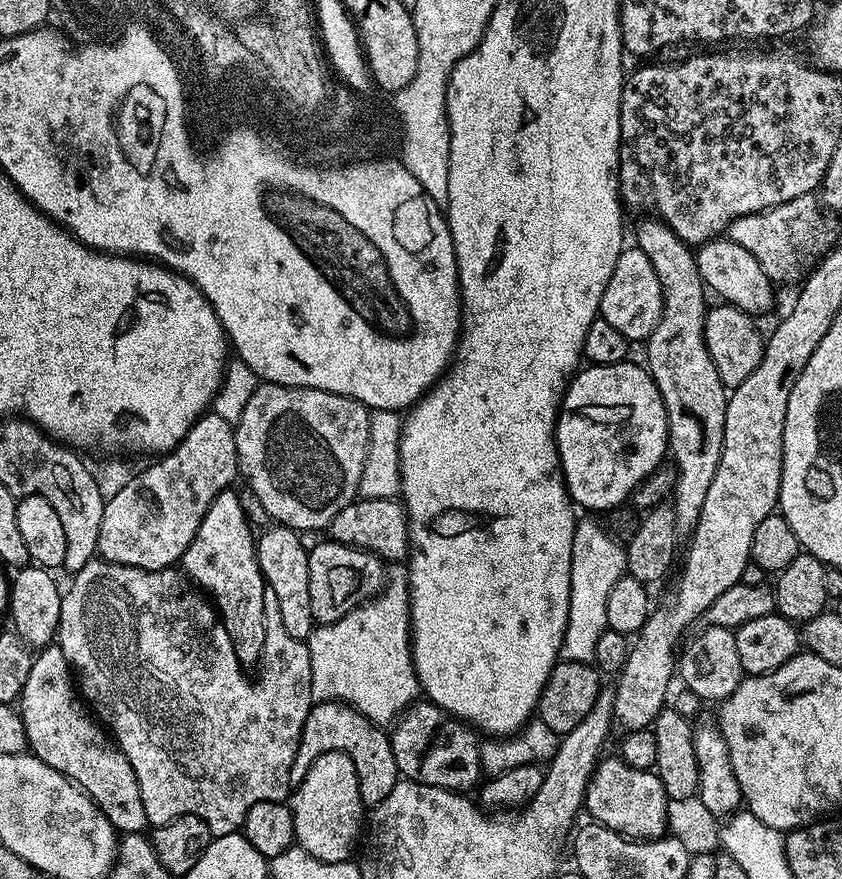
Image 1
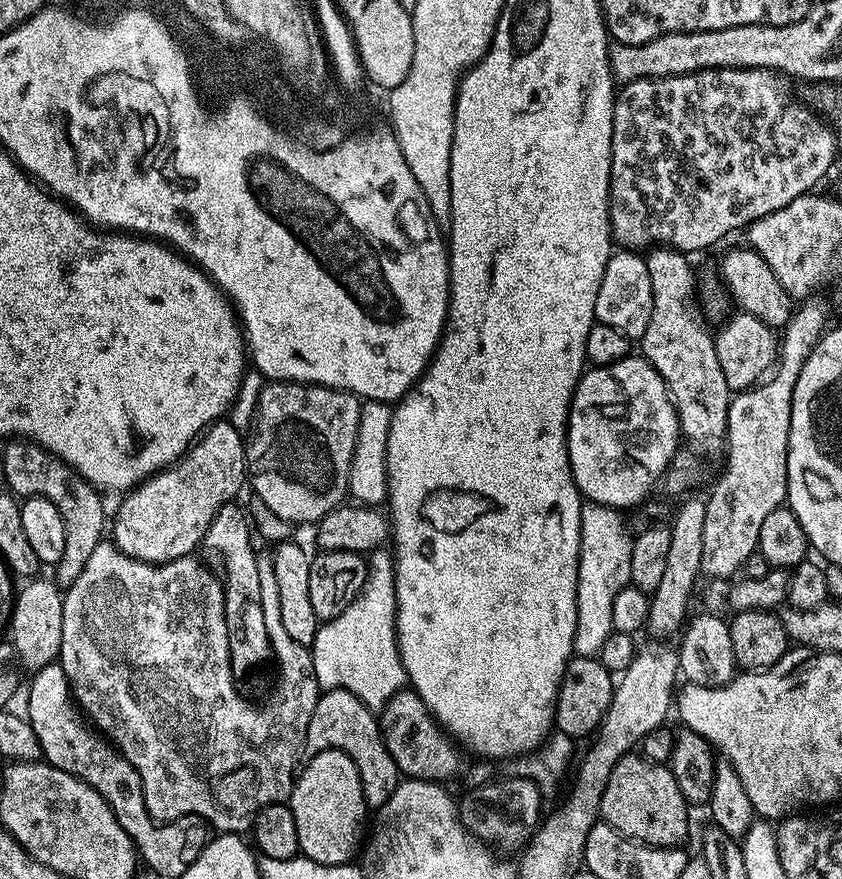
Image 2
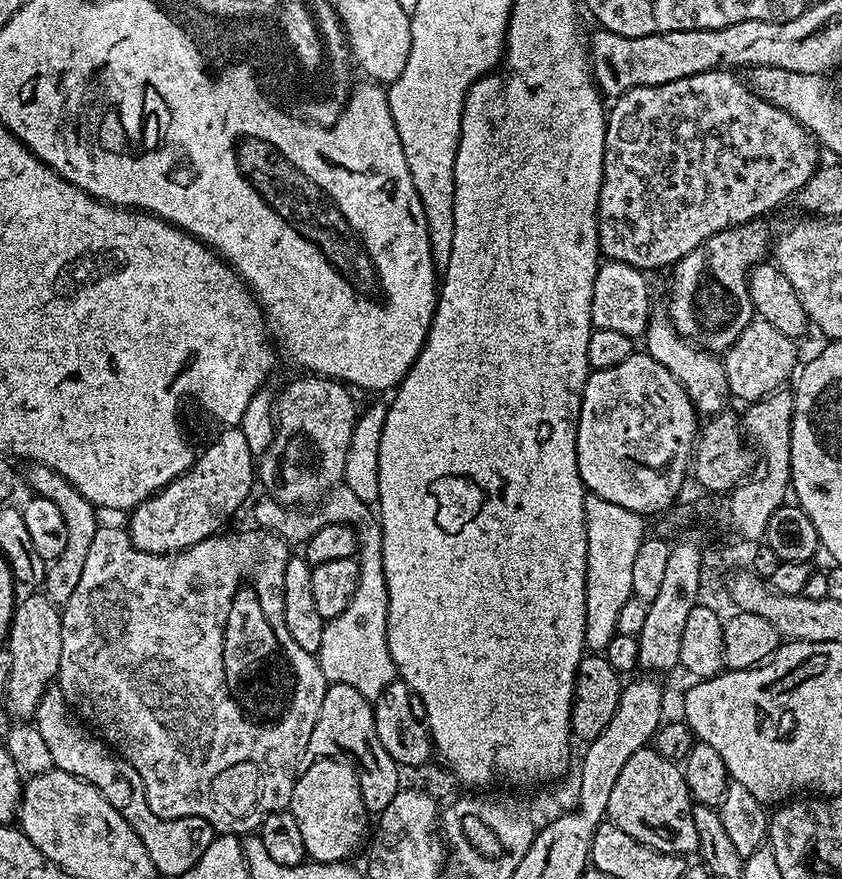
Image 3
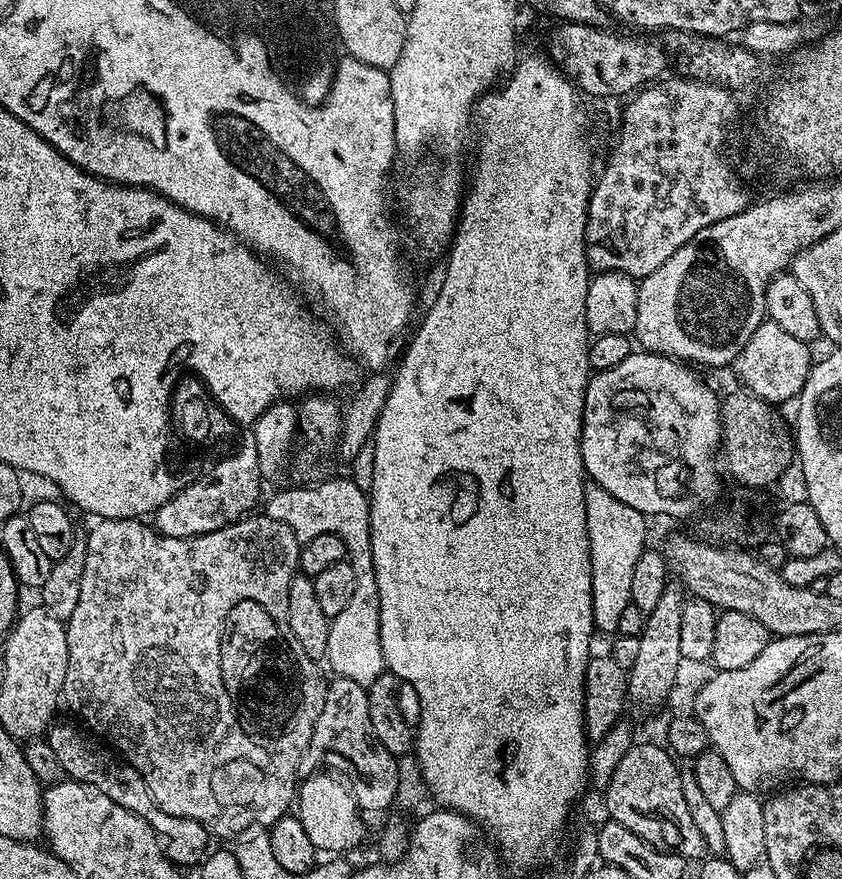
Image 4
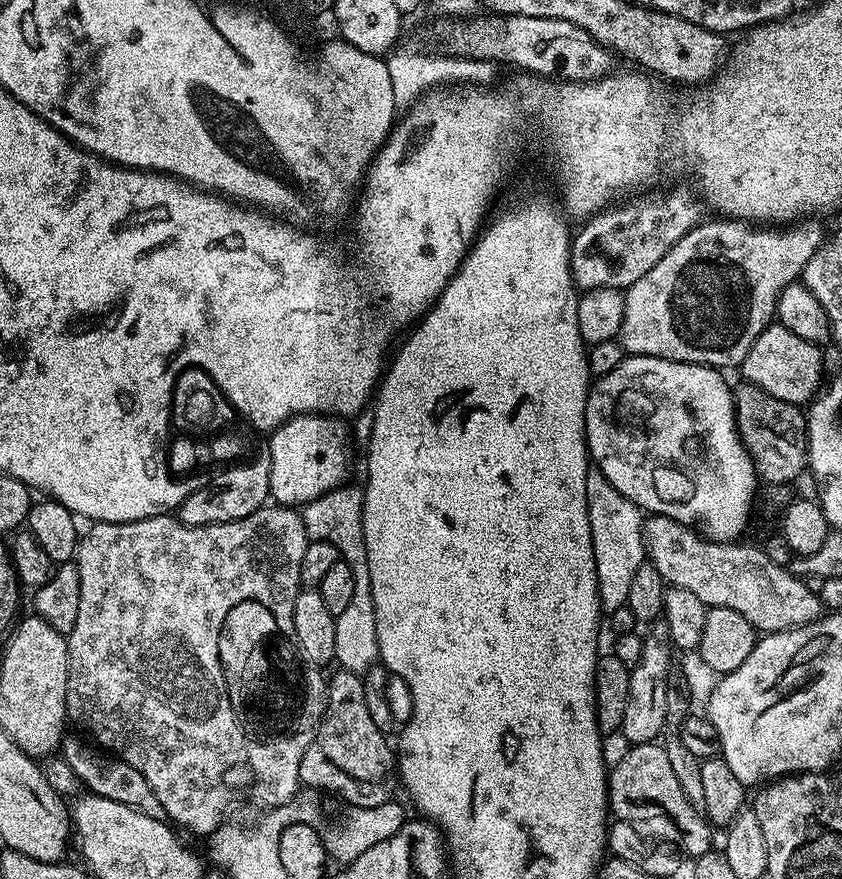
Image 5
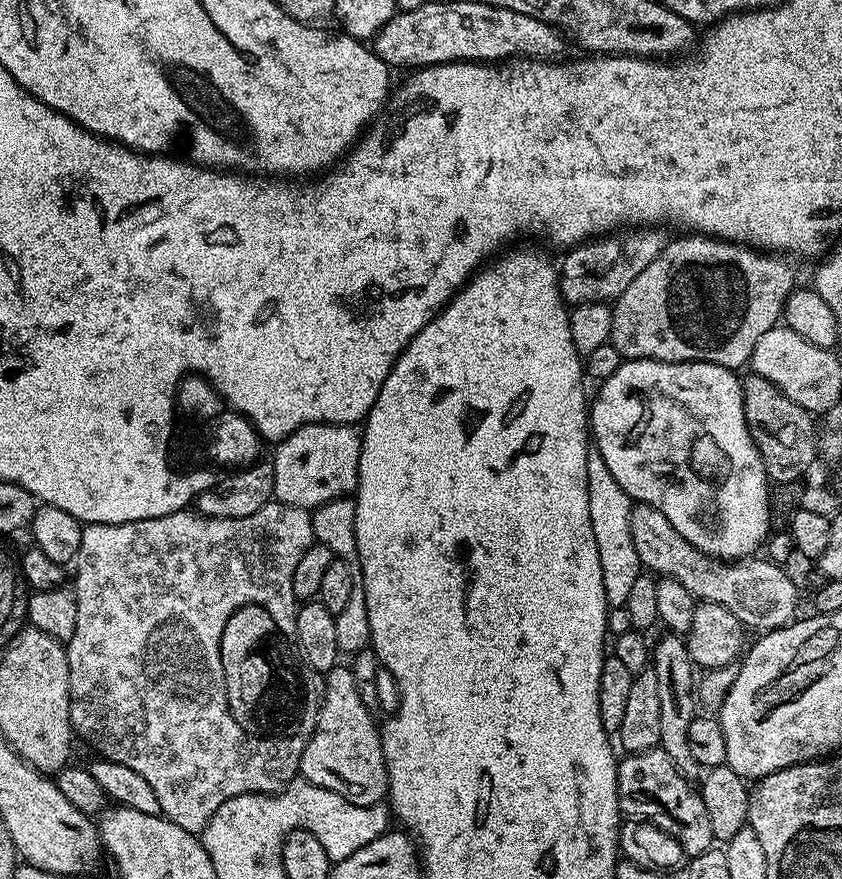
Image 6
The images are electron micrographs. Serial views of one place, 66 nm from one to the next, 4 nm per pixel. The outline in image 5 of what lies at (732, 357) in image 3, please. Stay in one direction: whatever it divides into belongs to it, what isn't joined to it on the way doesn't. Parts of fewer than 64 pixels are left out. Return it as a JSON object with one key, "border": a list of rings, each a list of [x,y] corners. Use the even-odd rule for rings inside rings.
{"border":[[[773,322],[762,330],[762,334],[758,334],[754,346],[750,346],[742,365],[743,379],[766,390],[766,394],[774,394],[774,398],[782,398],[782,402],[807,405],[819,393],[825,379],[820,352],[817,345],[806,342],[806,338],[798,338],[798,334],[790,334],[786,326]]]}

